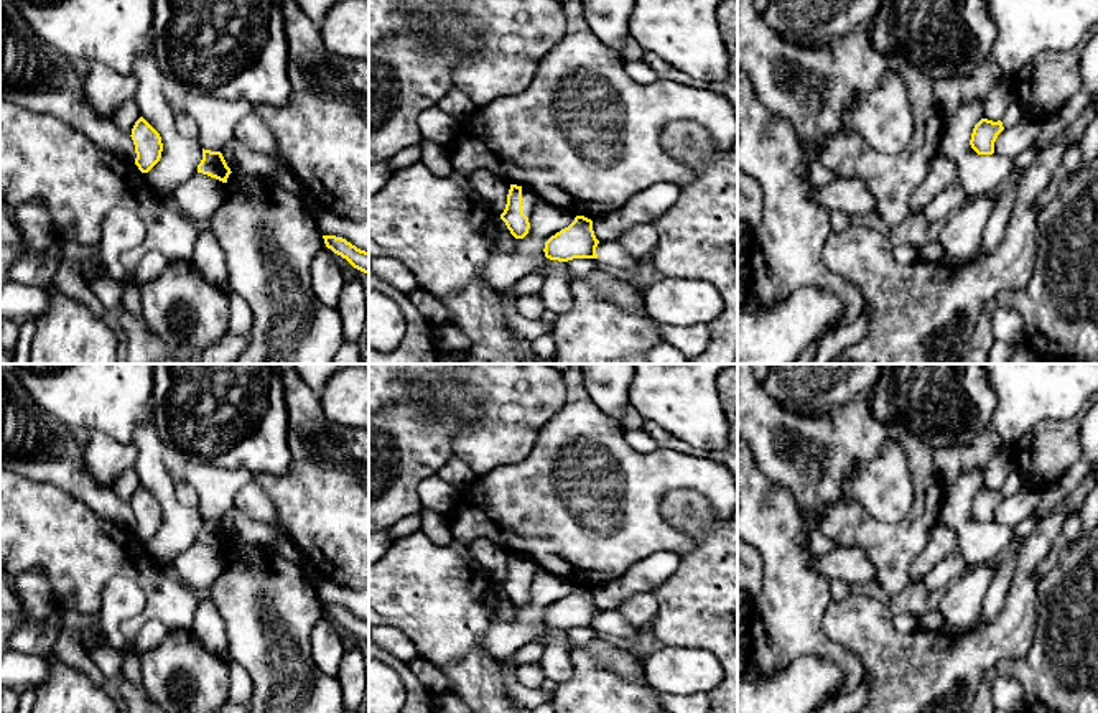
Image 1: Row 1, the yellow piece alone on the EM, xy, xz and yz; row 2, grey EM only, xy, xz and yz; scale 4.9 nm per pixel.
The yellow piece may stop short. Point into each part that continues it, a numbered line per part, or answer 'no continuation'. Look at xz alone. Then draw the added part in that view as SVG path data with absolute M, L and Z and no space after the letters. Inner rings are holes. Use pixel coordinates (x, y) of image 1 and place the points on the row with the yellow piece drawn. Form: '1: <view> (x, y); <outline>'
1: xz (529, 198); M522 186L522 211L527 217L532 216L540 196L527 186Z

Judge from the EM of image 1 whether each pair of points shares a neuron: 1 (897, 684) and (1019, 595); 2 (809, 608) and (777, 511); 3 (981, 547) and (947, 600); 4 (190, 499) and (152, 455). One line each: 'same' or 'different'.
1: same
2: same
3: different
4: different

